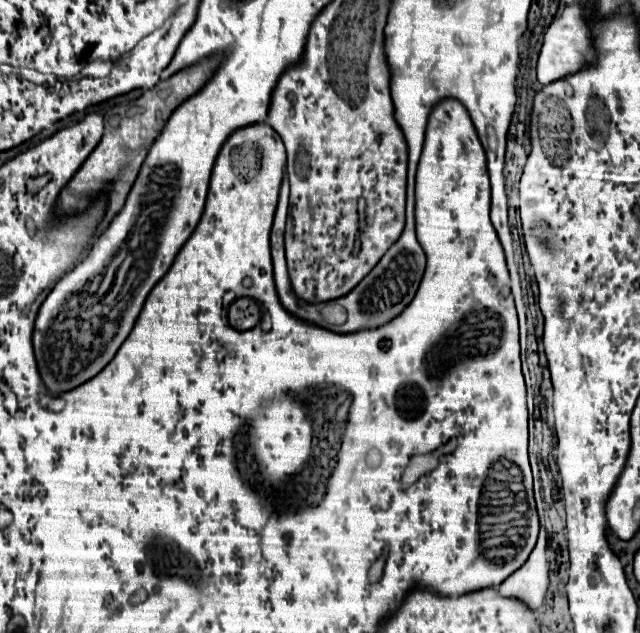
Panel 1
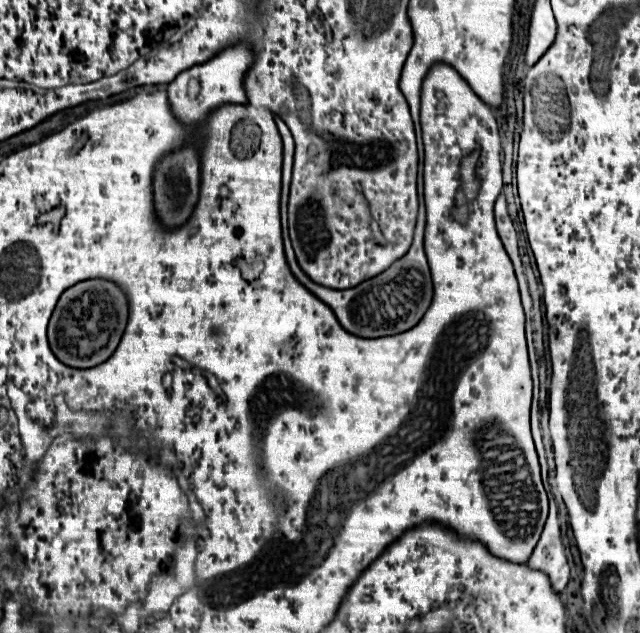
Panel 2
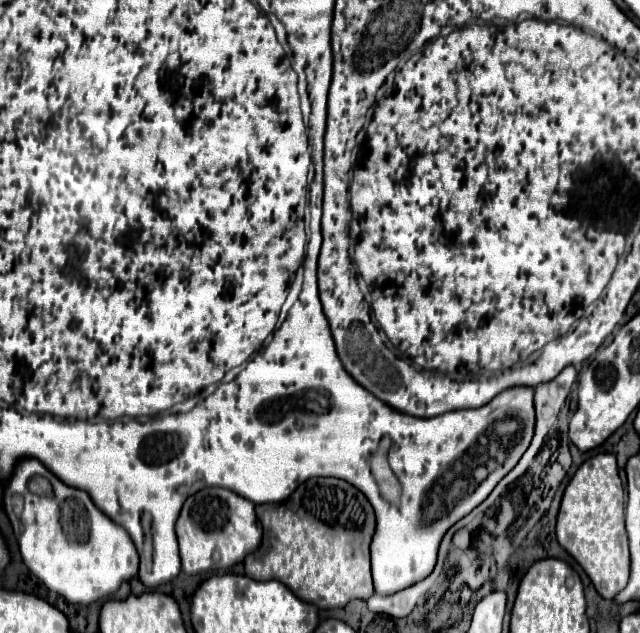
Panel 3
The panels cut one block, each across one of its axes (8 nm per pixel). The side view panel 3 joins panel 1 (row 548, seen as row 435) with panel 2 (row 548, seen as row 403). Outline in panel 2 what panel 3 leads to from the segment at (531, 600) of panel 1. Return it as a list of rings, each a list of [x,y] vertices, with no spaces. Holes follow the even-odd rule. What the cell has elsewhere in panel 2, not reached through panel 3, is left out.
[[[550,500],[550,516],[546,520],[540,542],[536,544],[528,564],[536,570],[546,572],[550,576],[552,588],[556,592],[562,592],[566,588],[566,584],[570,580],[570,566],[568,566],[564,546],[562,546],[558,508],[556,508],[554,500]]]

